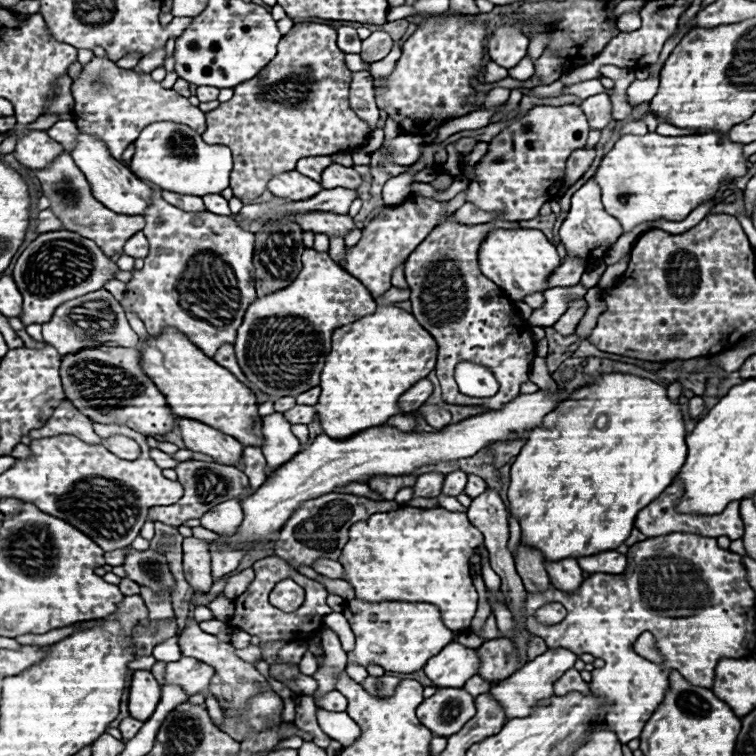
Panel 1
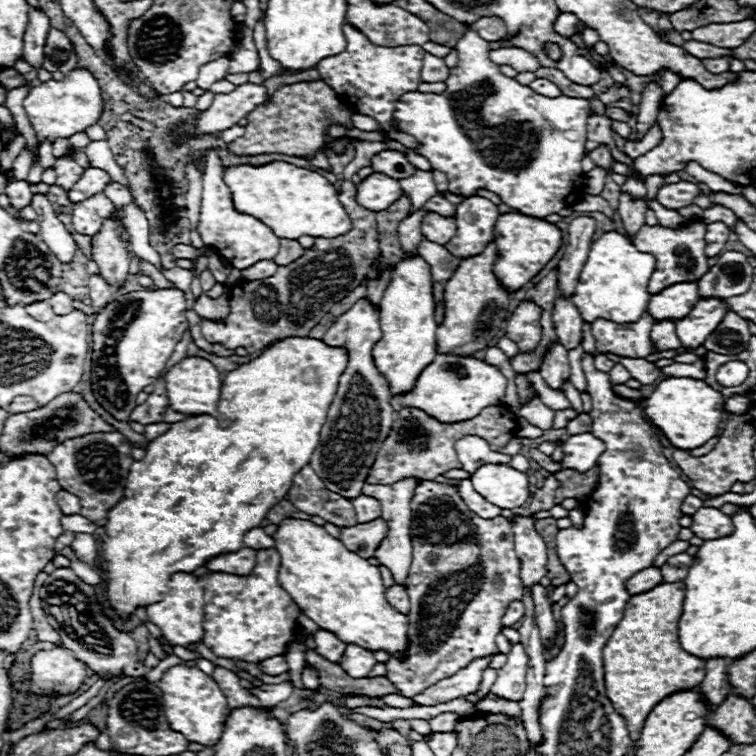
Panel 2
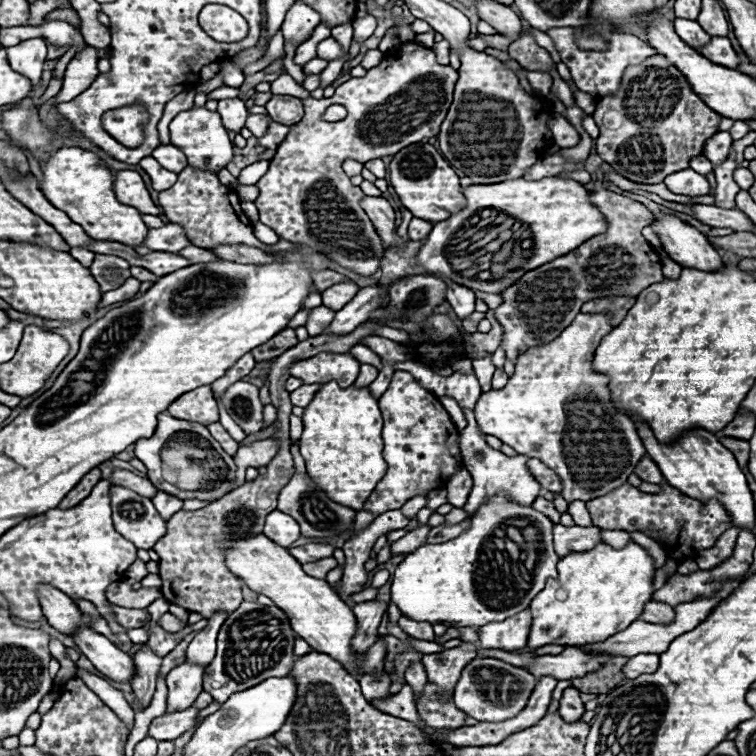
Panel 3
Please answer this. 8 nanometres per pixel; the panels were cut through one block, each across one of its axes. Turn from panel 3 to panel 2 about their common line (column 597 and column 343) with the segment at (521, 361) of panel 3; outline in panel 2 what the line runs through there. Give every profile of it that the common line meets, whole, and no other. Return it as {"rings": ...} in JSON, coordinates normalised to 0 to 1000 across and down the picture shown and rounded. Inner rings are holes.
{"rings":[[[481,394],[474,397],[460,413],[455,413],[426,444],[426,452],[431,452],[434,458],[460,463],[460,484],[434,540],[431,561],[423,571],[423,587],[413,601],[410,616],[421,624],[434,648],[452,653],[455,659],[471,659],[474,653],[479,653],[487,622],[495,614],[495,606],[511,574],[516,574],[521,558],[513,503],[500,492],[492,474],[492,460],[503,447],[505,437],[500,429],[500,407],[495,410],[492,402]]]}

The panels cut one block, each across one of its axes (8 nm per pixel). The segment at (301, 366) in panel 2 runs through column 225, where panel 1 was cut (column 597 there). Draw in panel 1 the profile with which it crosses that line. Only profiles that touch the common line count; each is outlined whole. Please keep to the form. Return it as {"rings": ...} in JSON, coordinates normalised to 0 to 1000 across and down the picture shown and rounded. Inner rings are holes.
{"rings":[[[796,495],[788,497],[783,508],[765,513],[749,532],[743,532],[743,537],[738,537],[741,542],[733,542],[728,548],[722,548],[717,557],[717,563],[704,569],[696,587],[690,590],[688,601],[683,603],[683,611],[675,619],[675,646],[672,646],[672,677],[675,683],[680,683],[688,690],[690,698],[690,712],[688,717],[693,722],[709,725],[712,730],[717,730],[720,741],[725,743],[738,743],[746,738],[767,738],[767,735],[783,735],[791,730],[802,730],[802,728],[812,728],[820,720],[828,717],[828,712],[833,709],[836,698],[839,698],[839,688],[844,683],[844,677],[849,672],[854,672],[862,661],[868,661],[894,632],[894,627],[899,624],[905,608],[907,608],[907,569],[905,569],[905,558],[902,558],[902,545],[899,545],[899,534],[892,534],[884,529],[881,524],[881,513],[876,508],[868,508],[857,500],[847,500],[847,497],[836,497],[836,495]],[[794,550],[802,550],[804,556],[791,556]]]}

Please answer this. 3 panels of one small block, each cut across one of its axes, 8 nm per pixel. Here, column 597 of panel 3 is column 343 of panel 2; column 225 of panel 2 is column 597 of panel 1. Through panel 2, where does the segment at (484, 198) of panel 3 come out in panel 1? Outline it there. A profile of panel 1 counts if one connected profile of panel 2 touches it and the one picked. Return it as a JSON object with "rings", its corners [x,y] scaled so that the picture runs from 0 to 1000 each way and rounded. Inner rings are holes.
{"rings":[[[828,177],[820,180],[812,196],[796,209],[786,235],[796,249],[802,280],[823,296],[825,307],[833,307],[839,299],[870,288],[905,291],[921,272],[942,265],[958,238],[984,233],[989,228],[987,214],[984,190],[966,188],[960,177]]]}

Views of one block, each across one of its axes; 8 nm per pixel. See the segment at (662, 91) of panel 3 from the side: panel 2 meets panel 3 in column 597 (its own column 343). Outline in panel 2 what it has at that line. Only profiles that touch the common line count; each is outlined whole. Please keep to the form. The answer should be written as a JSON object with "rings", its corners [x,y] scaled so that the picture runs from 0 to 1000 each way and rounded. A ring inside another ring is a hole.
{"rings":[[[397,108],[373,114],[368,122],[360,124],[357,138],[347,138],[328,151],[325,177],[304,188],[304,201],[312,206],[344,206],[344,204],[378,204],[378,206],[402,206],[415,204],[421,196],[431,193],[444,201],[455,201],[463,183],[452,183],[439,188],[431,177],[431,164],[450,161],[466,167],[463,161],[463,140],[447,132],[447,124],[426,108]]]}

